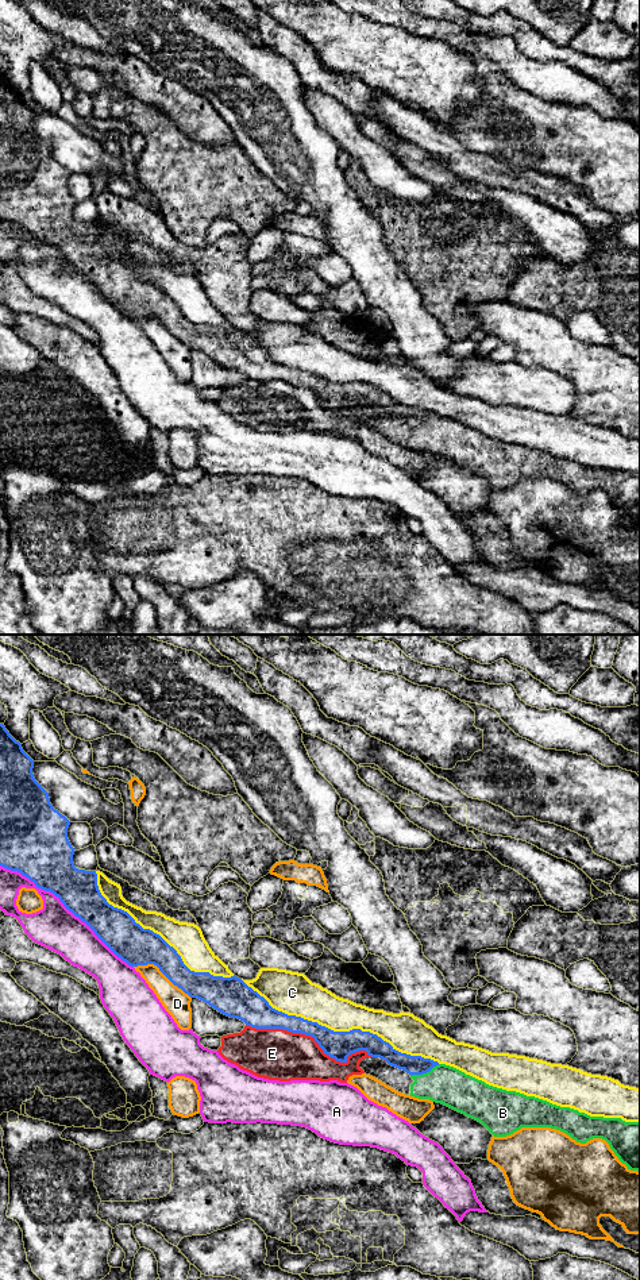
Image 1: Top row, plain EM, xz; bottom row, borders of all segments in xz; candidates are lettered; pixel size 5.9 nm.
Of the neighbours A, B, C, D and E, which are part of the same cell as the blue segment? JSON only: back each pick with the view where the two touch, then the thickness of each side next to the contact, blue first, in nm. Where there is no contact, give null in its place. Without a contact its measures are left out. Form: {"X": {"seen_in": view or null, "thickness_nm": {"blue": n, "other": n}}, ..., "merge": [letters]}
{"B": {"seen_in": "xz", "thickness_nm": {"blue": 110, "other": 220}}, "merge": ["B"]}

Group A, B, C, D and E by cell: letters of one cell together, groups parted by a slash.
A / B / C / D / E

